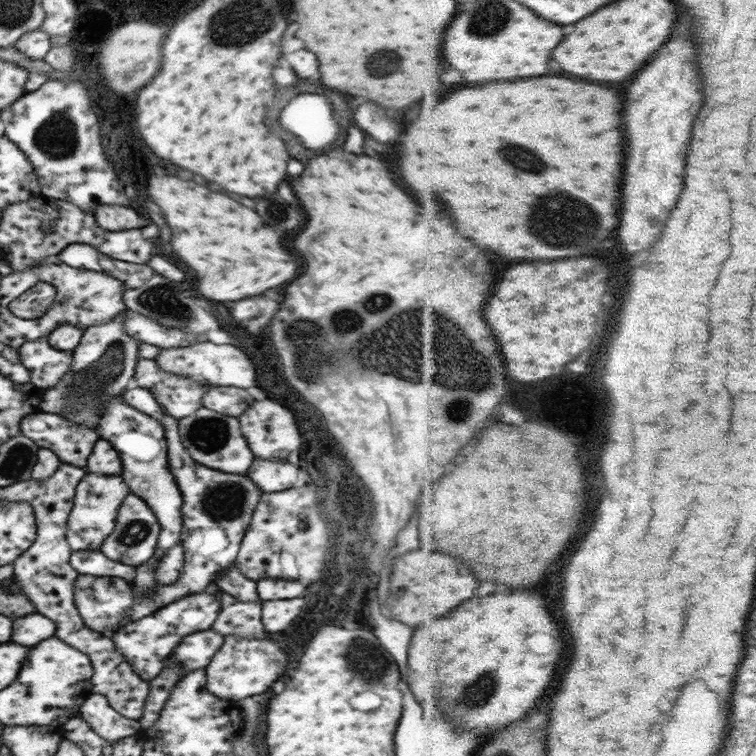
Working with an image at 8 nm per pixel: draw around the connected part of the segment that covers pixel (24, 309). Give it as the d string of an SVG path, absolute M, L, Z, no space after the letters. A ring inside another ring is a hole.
M40 282L38 286L32 286L22 296L12 300L10 310L14 316L24 318L24 320L40 318L40 314L44 314L54 301L55 295L56 288Z

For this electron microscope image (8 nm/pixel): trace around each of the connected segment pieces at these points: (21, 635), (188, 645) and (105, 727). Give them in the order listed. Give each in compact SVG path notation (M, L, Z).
M28 614L28 616L14 620L14 634L10 640L16 644L36 646L38 642L52 638L54 630L56 630L56 626L54 626L54 622L50 622L50 618L46 618L42 614Z
M211 628L185 636L171 652L175 660L182 662L186 673L205 668L224 644L225 637Z
M89 696L82 703L80 714L97 736L112 744L132 735L141 735L138 720L126 718L116 712L105 696Z

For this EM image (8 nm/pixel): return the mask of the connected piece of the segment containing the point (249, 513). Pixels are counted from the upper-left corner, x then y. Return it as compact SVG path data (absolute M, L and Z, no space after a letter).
M136 387L130 390L126 389L122 395L126 404L155 418L163 426L168 446L167 465L174 476L178 489L180 489L183 500L180 544L185 550L184 568L180 571L175 583L158 585L158 590L154 590L154 594L148 596L148 600L146 598L134 598L132 610L127 616L132 618L131 622L136 622L136 620L156 612L158 608L162 608L175 600L180 600L180 598L195 592L207 590L214 584L215 575L220 570L232 566L242 543L243 534L249 527L250 518L253 517L254 509L257 507L263 492L252 483L247 474L232 474L214 470L194 461L180 441L178 419L168 416L160 408L149 390Z

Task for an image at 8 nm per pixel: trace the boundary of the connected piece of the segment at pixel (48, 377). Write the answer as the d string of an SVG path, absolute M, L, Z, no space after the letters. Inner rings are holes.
M46 338L26 342L18 351L21 363L30 372L29 381L38 388L50 388L66 372L70 372L73 361L71 351L52 348Z

